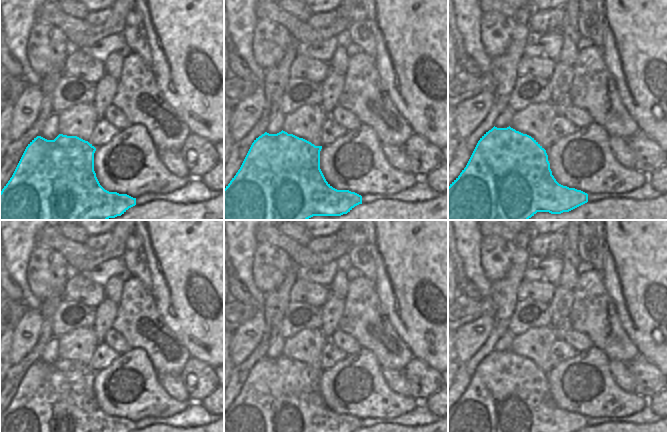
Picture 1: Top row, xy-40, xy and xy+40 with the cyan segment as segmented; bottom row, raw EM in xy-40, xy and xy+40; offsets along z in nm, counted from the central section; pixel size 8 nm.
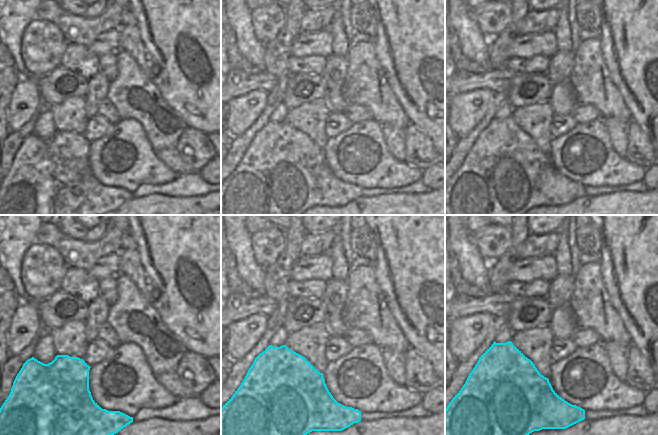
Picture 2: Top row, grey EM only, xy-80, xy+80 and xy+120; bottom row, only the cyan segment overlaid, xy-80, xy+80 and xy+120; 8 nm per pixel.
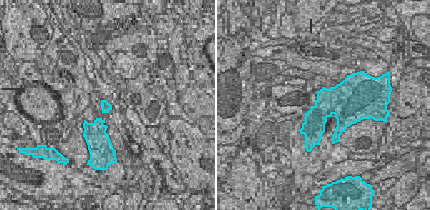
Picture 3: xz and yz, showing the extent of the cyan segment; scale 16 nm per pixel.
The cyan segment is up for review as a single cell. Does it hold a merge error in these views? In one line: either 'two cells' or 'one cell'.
two cells

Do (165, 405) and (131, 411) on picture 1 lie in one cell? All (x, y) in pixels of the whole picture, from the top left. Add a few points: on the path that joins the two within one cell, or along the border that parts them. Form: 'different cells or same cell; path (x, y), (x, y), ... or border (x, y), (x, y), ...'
same cell; path (157, 405), (139, 405)

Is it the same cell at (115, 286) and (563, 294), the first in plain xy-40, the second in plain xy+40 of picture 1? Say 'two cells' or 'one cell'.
two cells

